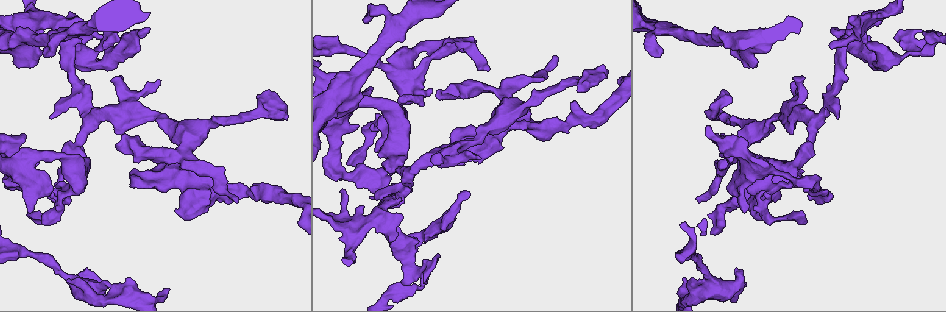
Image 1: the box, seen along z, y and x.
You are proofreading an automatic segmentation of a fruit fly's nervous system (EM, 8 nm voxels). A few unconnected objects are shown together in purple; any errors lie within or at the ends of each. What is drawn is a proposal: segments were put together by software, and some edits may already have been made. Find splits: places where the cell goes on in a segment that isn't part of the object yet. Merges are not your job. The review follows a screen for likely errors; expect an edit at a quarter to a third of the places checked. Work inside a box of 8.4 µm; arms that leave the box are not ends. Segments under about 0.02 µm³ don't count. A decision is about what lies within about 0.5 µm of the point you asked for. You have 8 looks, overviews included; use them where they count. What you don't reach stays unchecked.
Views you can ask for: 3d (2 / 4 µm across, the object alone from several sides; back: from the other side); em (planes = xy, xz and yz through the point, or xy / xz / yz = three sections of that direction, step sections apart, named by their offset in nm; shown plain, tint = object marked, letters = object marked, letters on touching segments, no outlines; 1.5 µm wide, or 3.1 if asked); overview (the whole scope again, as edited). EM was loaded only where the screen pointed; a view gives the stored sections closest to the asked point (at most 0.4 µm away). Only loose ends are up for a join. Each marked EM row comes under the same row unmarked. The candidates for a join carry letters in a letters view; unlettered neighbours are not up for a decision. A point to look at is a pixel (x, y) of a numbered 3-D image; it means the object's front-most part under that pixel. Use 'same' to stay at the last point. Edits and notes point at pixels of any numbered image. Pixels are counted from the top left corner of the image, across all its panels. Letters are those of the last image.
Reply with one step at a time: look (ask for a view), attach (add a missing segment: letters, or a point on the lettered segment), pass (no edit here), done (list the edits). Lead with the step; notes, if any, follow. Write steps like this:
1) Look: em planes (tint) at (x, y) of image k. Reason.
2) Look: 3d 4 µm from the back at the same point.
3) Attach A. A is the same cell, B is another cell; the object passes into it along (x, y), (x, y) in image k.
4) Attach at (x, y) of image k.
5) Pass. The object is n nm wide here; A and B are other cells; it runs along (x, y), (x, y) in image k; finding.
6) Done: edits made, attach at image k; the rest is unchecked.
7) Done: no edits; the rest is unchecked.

Look: 3d 2 µm from the back at (163, 165) of image 1. An open end.

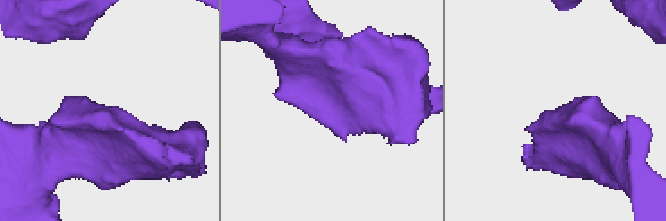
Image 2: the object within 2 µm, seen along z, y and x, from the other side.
Look: em xy step 4 (letters) at (110, 114) of image 2.

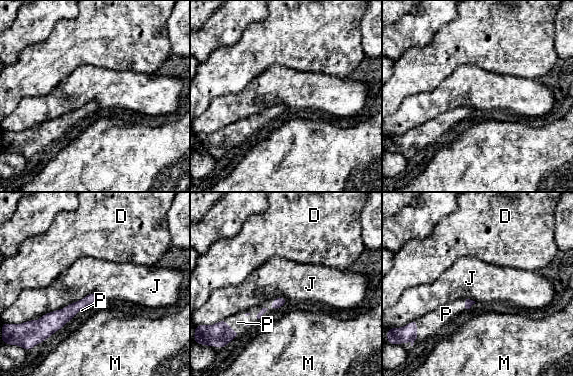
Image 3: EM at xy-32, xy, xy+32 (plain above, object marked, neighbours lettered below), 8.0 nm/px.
Attach P. P is the same cell, D, J and M are other cells; it goes on there.

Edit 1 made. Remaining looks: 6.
Look: overview.

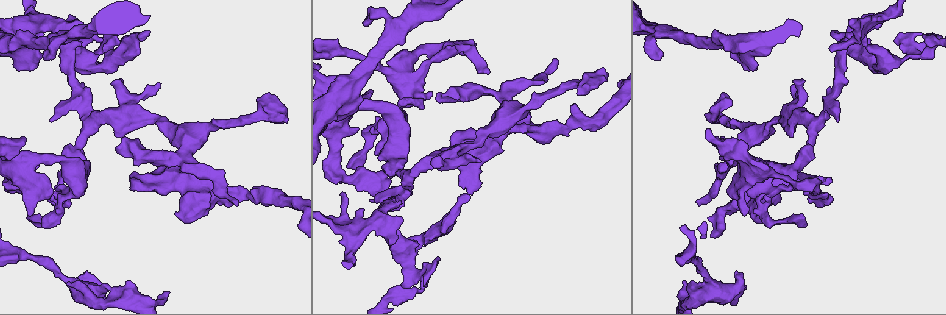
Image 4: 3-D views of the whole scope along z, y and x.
Look: 3d 2 µm at (606, 80) of image 4. An open end.

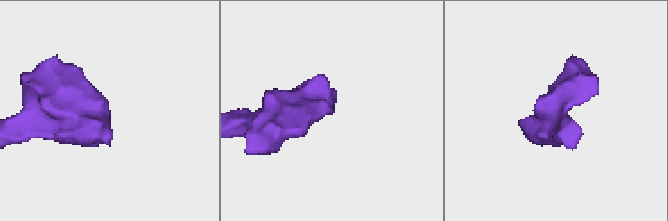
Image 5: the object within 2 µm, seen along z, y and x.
Look: em planes (letters) at (109, 111) of image 5.

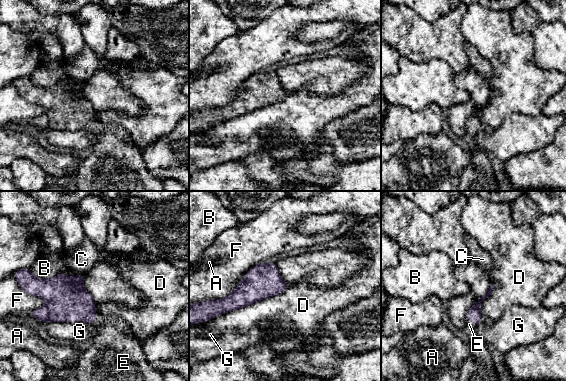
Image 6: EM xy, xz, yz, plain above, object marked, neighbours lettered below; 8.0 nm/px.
Attach E. E is the same cell, A, B, C, D, F and G are other cells; the object passes into it along (70, 301), (95, 319), (120, 334) in image 6; the cell continues.

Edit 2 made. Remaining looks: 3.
Done: edits made, attach at image 3, attach at image 6; the rest is unchecked.

